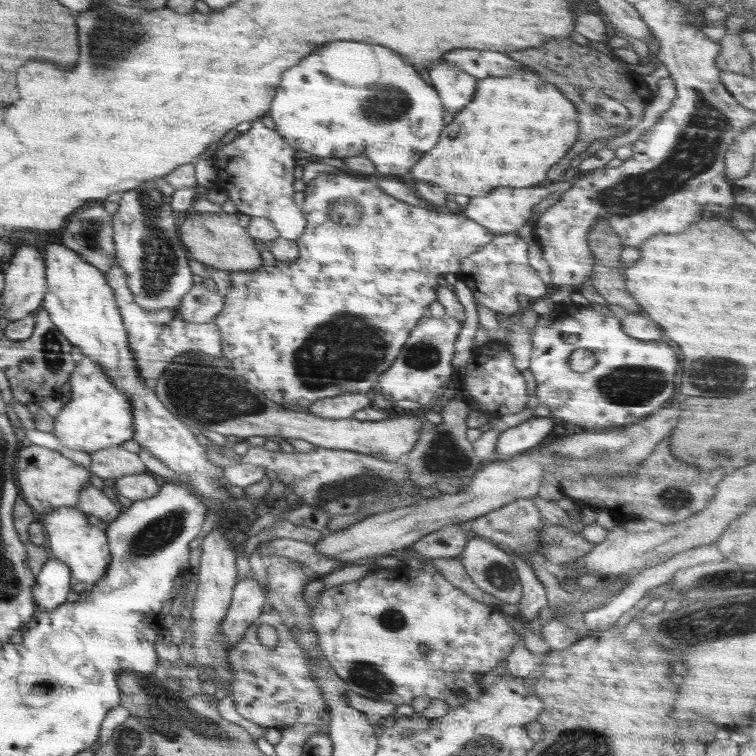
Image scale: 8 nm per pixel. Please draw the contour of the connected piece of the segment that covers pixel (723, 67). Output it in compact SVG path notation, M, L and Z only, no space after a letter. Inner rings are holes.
M728 32L718 42L721 47L715 58L715 66L719 72L736 72L744 76L752 76L752 55L740 37L740 34Z

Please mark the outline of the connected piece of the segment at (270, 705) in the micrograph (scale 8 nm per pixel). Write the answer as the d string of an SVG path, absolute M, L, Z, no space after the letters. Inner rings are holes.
M276 611L262 614L256 618L246 633L229 652L231 672L234 683L232 696L236 711L240 716L265 727L283 727L292 724L330 724L330 710L324 702L324 694L318 689L311 676L310 657L308 657L293 640L286 626L282 625ZM268 624L276 629L278 643L268 648L260 643L257 636L258 627Z

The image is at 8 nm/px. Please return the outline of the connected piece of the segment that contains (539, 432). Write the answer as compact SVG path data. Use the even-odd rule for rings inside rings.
M533 417L518 426L514 426L514 428L504 430L504 432L498 436L494 459L505 461L515 457L518 453L539 448L540 442L552 432L555 420L556 419L552 417Z

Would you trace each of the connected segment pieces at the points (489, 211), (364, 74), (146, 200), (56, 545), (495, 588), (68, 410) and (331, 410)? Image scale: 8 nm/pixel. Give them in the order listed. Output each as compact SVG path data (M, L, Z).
M562 179L554 182L547 182L547 187L544 187L546 186L546 183L518 189L498 186L490 193L470 198L470 203L463 208L464 215L470 220L476 221L480 226L484 226L484 228L487 228L490 232L494 232L496 235L516 233L527 221L529 221L534 206L538 205L549 194L556 191L561 193L567 192L574 185L574 181L564 181Z
M334 42L334 44L326 44L324 48L320 48L316 54L310 54L308 58L302 58L302 62L298 66L292 66L290 70L286 70L286 74L282 76L282 82L276 90L276 96L272 100L270 106L270 119L274 121L275 131L280 134L284 141L294 150L303 150L310 153L312 157L332 157L346 158L346 156L366 156L375 165L376 172L384 174L384 176L406 176L409 177L412 166L430 149L434 148L440 139L440 134L444 129L444 107L438 96L438 91L433 86L426 84L418 72L406 64L402 60L400 54L384 48L384 46L368 46L364 42Z
M158 178L142 182L135 190L124 191L121 200L118 202L120 208L118 208L112 220L115 258L118 260L117 266L126 275L126 286L132 292L134 302L146 312L176 308L181 303L184 294L192 288L197 279L190 270L190 258L187 256L186 248L178 238L181 217L174 215L171 207L171 200L174 198L173 193L175 192L173 187L163 178Z
M62 506L54 509L54 512L39 517L45 534L47 535L46 546L52 551L52 556L66 563L70 567L70 572L78 582L84 582L92 586L104 578L108 564L110 564L111 554L108 548L108 540L104 530L88 522L86 514L76 510L74 506Z
M470 537L466 548L459 555L459 560L468 576L488 594L502 603L516 605L522 596L522 585L518 579L513 553L482 537Z
M84 357L77 362L69 381L72 397L54 417L54 429L51 432L61 444L70 450L93 453L121 445L133 438L130 398L113 387L112 380L106 376L100 364L96 364L92 358Z
M346 393L334 397L324 397L308 406L310 414L328 419L348 419L356 412L368 408L372 395L366 393Z

